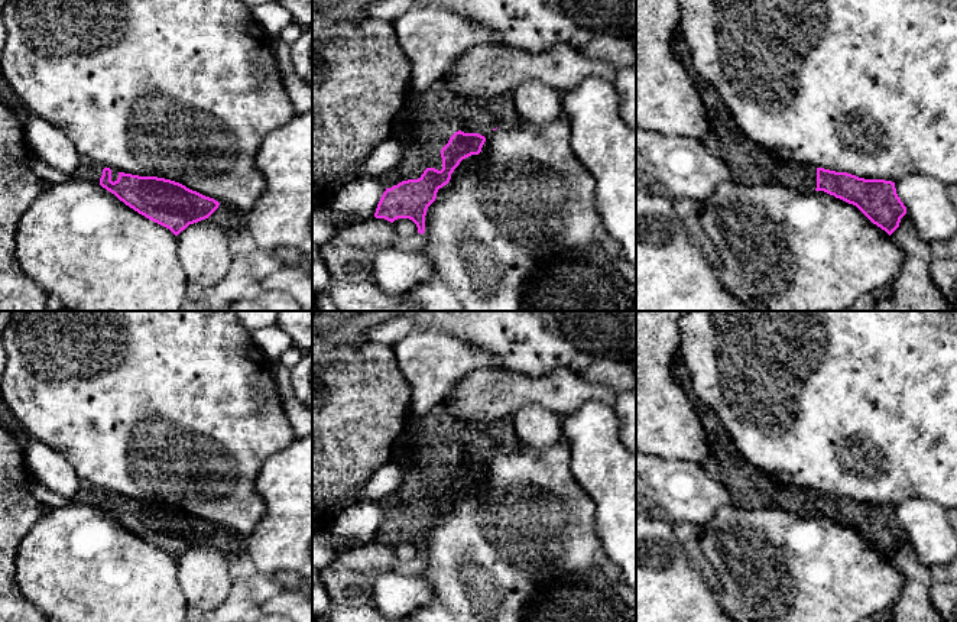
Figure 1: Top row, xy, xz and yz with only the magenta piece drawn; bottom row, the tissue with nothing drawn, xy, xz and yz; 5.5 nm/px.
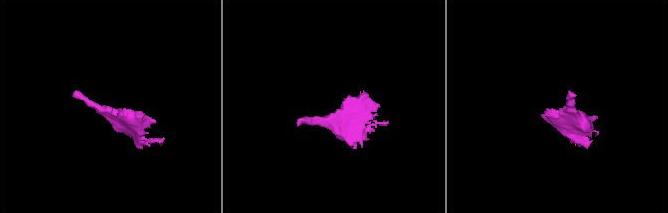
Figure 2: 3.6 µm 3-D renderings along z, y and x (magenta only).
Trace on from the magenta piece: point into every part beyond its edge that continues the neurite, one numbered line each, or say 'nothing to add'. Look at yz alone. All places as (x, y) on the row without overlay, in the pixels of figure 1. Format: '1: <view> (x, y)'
1: yz (749, 486)

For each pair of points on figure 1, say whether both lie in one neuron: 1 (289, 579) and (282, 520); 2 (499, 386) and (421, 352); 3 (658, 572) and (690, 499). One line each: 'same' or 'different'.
1: different
2: different
3: same

